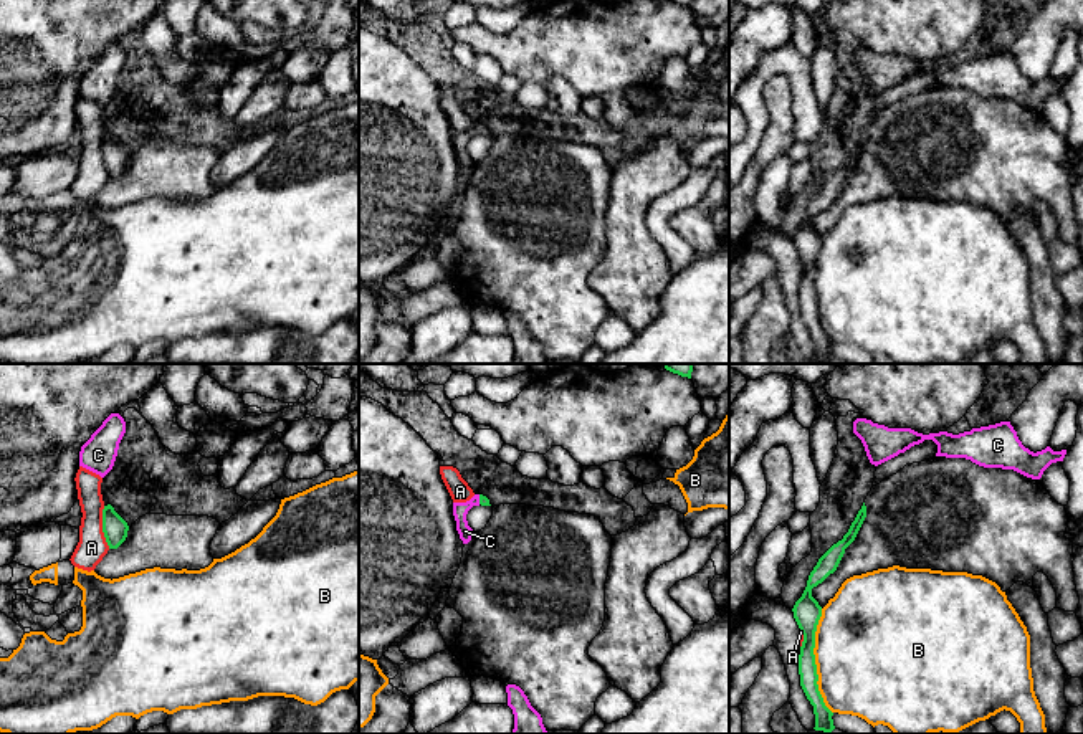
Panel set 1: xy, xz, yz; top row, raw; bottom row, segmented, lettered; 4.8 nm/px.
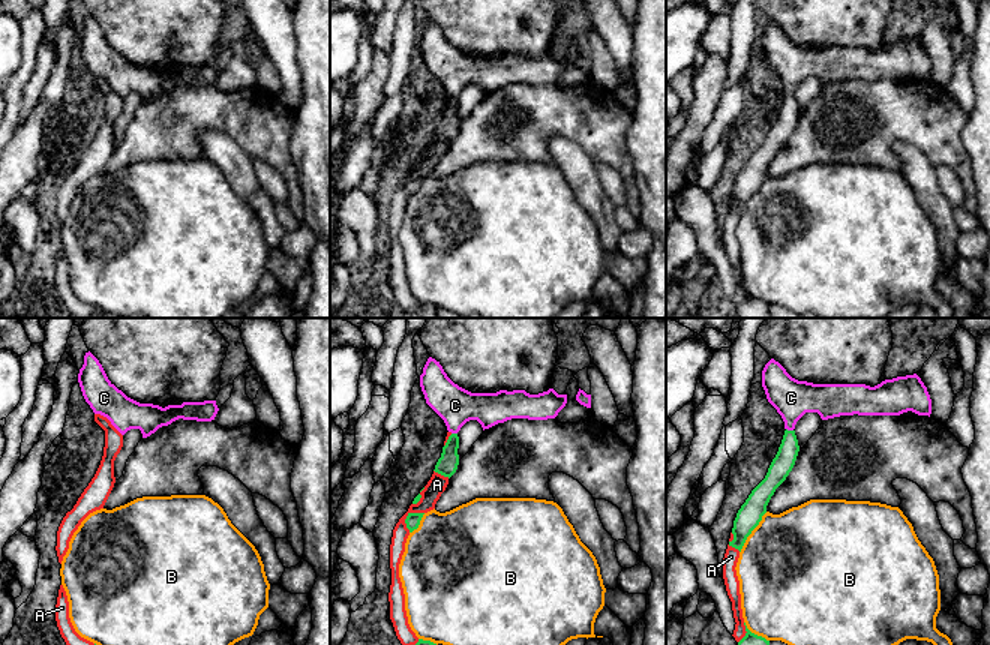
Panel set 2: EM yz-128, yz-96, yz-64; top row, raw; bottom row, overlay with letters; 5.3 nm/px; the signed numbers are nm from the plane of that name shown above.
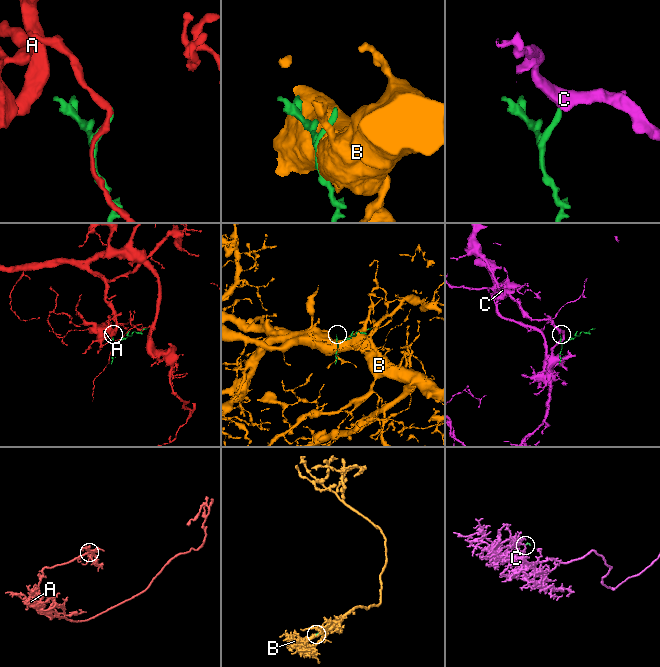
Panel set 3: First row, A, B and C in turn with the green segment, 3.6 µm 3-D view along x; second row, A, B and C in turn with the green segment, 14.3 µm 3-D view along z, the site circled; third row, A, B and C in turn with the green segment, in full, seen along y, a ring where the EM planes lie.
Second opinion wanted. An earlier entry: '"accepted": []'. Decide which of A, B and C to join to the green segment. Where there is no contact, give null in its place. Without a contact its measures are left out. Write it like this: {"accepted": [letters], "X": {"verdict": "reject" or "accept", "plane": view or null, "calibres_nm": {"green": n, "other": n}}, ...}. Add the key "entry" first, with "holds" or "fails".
{"entry": "fails", "accepted": ["C"], "A": {"verdict": "reject", "plane": "xy", "calibres_nm": {"green": 120, "other": 140}}, "B": {"verdict": "reject", "plane": "yz", "calibres_nm": {"green": 140, "other": 480}}, "C": {"verdict": "accept", "plane": "xz", "calibres_nm": {"green": 50, "other": 80}}}

